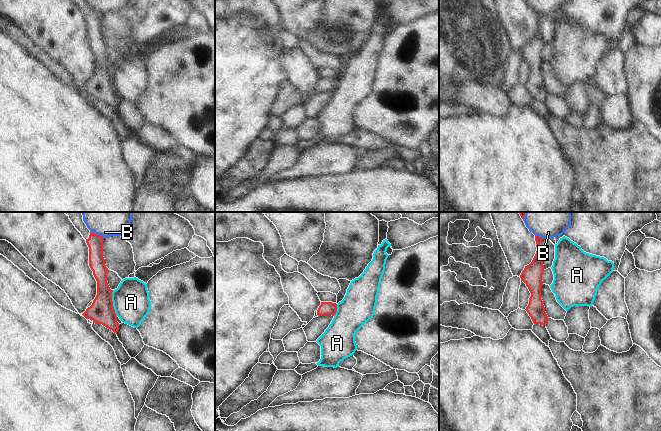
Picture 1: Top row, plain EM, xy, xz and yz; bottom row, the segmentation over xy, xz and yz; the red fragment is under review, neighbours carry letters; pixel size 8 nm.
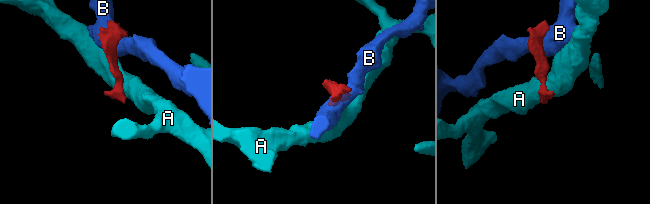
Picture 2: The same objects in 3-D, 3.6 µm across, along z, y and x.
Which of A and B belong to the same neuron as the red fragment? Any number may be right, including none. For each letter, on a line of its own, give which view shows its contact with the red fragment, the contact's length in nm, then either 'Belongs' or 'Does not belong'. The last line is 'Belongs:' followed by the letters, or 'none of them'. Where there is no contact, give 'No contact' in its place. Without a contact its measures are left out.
A: Touches red in xy. Shared border 220 nm. Does not belong
B: Touches red in xy. Shared border 130 nm. Does not belong
Belongs: none of them.

